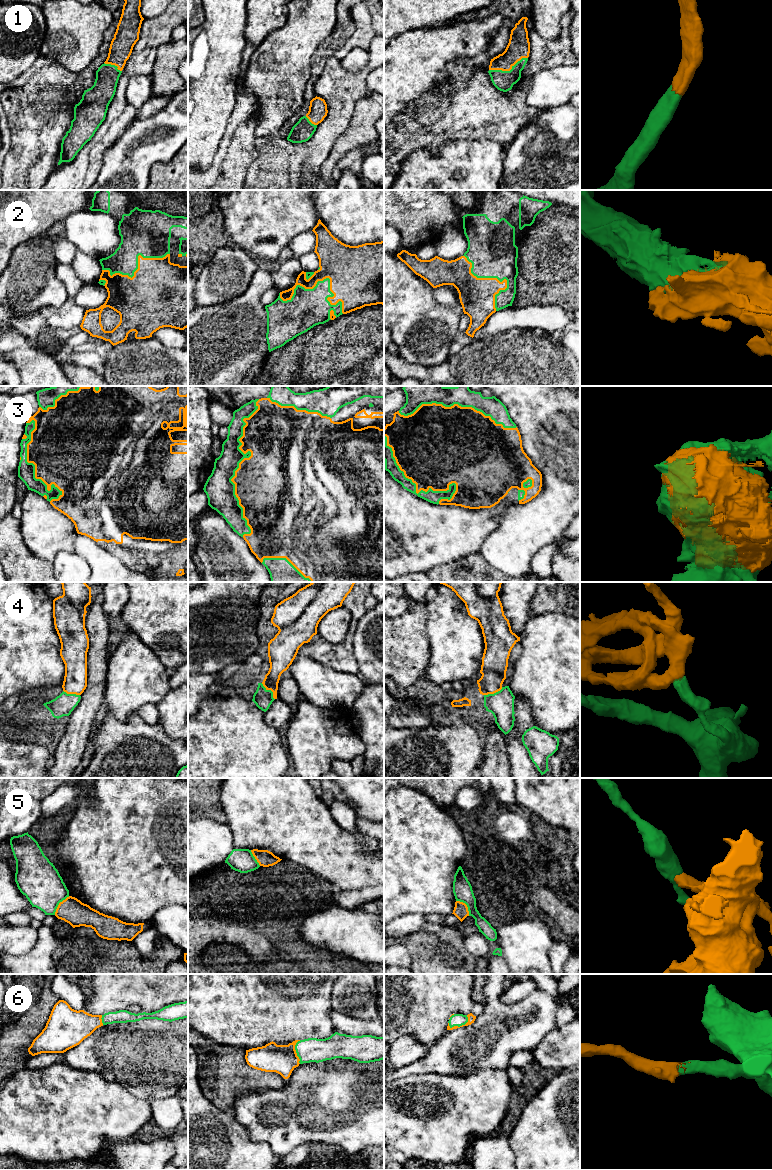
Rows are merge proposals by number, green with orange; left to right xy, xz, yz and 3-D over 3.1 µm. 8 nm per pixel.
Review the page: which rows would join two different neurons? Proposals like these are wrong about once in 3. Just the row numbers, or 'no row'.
4, 5

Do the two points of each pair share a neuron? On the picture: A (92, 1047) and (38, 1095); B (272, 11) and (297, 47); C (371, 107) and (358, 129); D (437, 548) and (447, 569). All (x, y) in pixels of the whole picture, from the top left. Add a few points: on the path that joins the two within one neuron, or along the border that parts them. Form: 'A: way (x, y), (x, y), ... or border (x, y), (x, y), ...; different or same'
A: border (65, 1062), (75, 1068), (93, 1071); different
B: border (288, 10), (286, 20), (264, 39); different
C: way (366, 112), (362, 124); same
D: border (467, 555), (441, 563), (427, 571); different

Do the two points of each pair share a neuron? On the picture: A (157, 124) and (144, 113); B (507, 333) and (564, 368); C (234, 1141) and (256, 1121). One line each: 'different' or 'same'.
A: different
B: same
C: different

